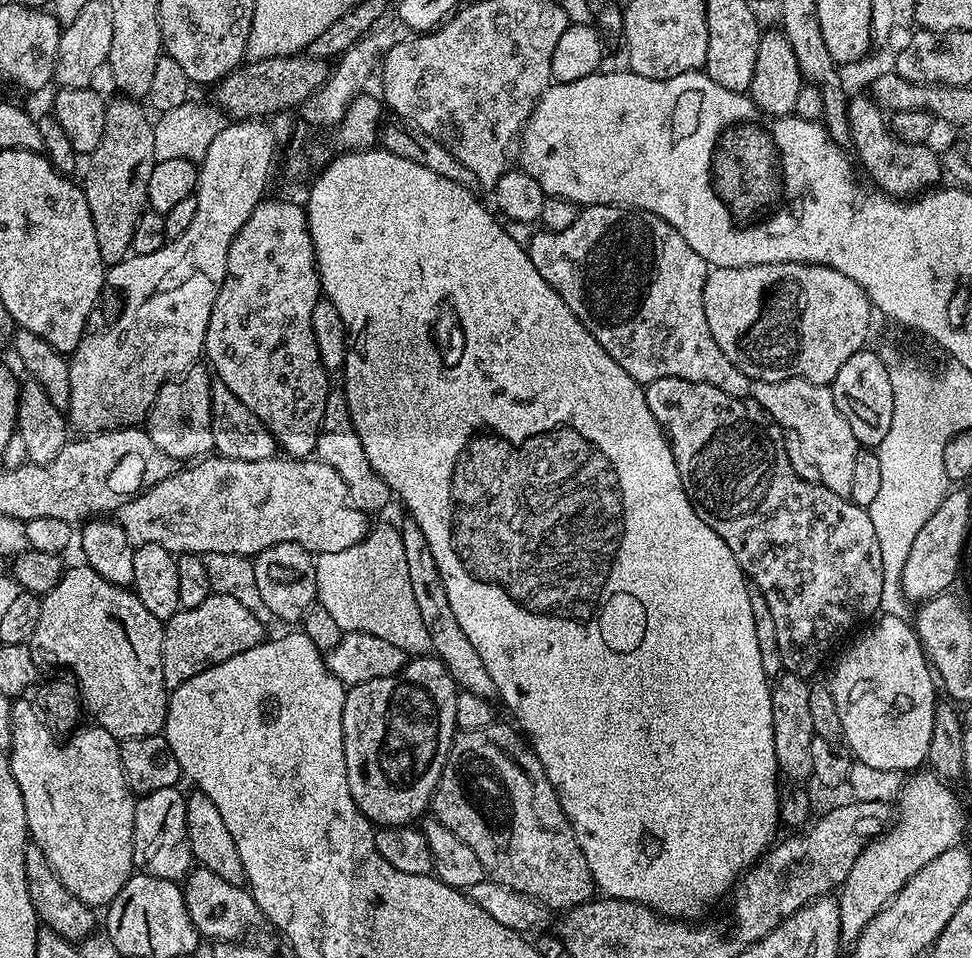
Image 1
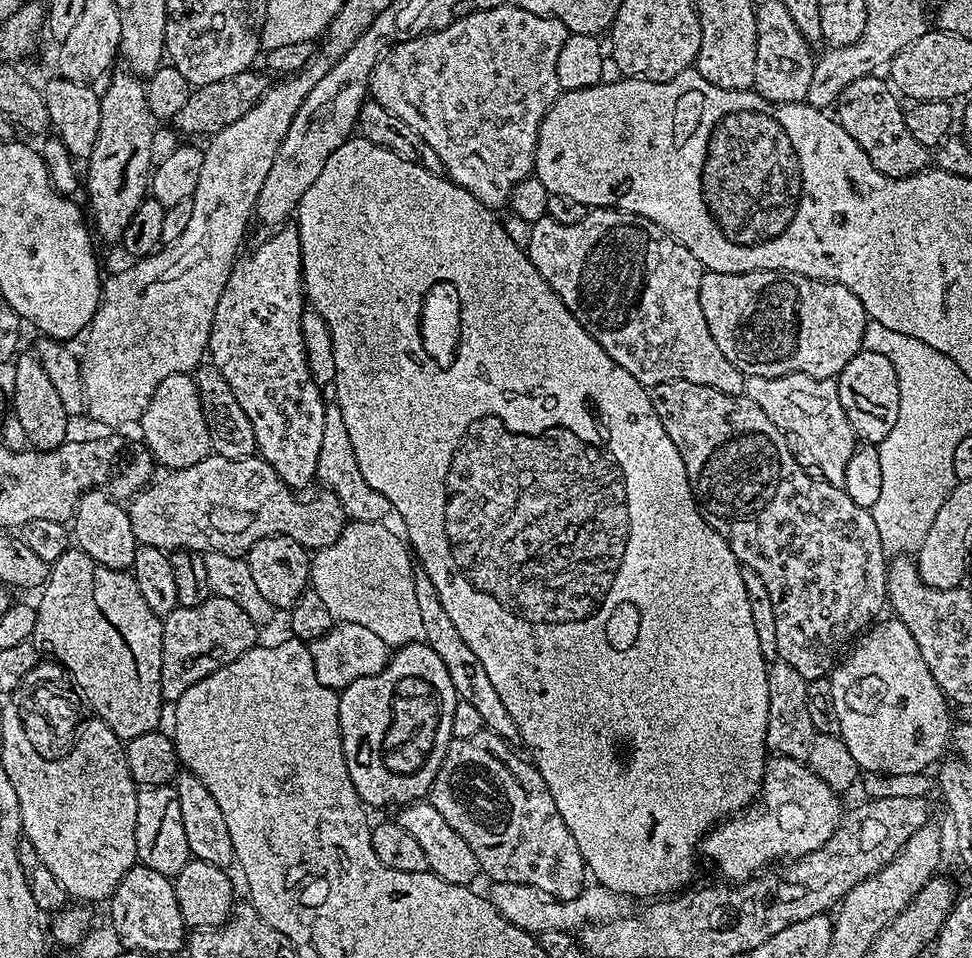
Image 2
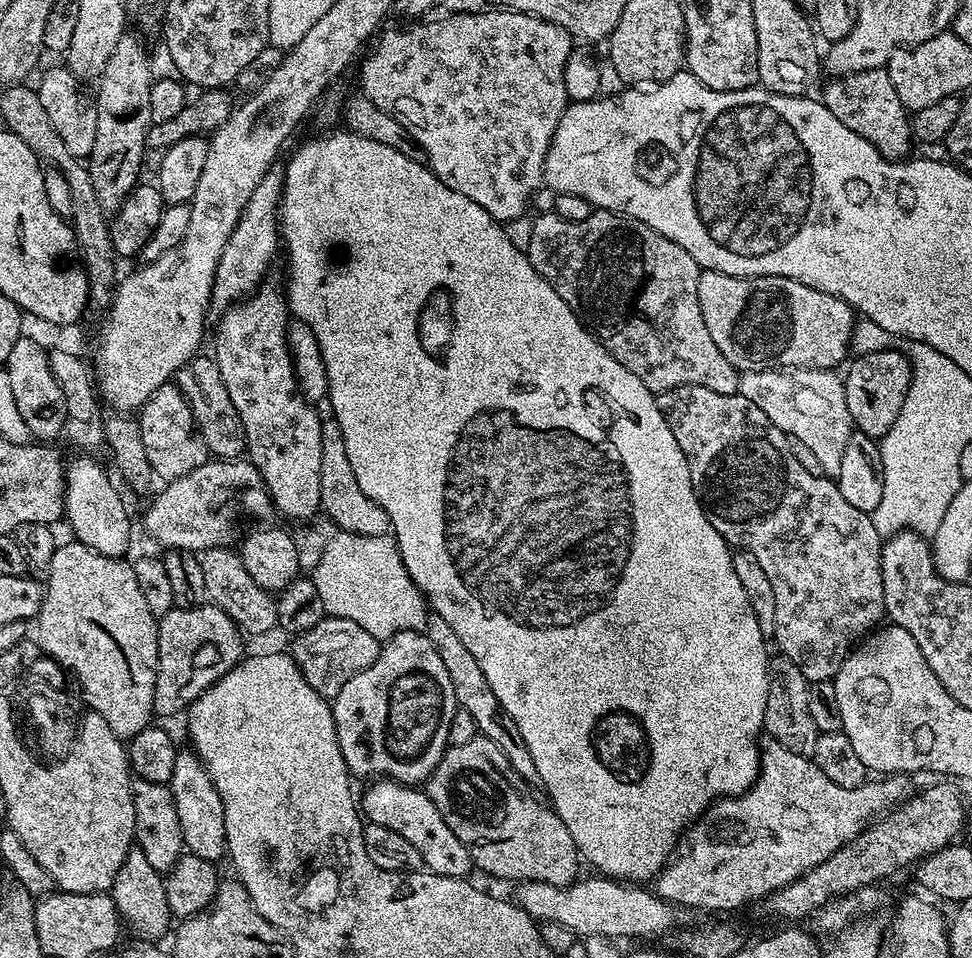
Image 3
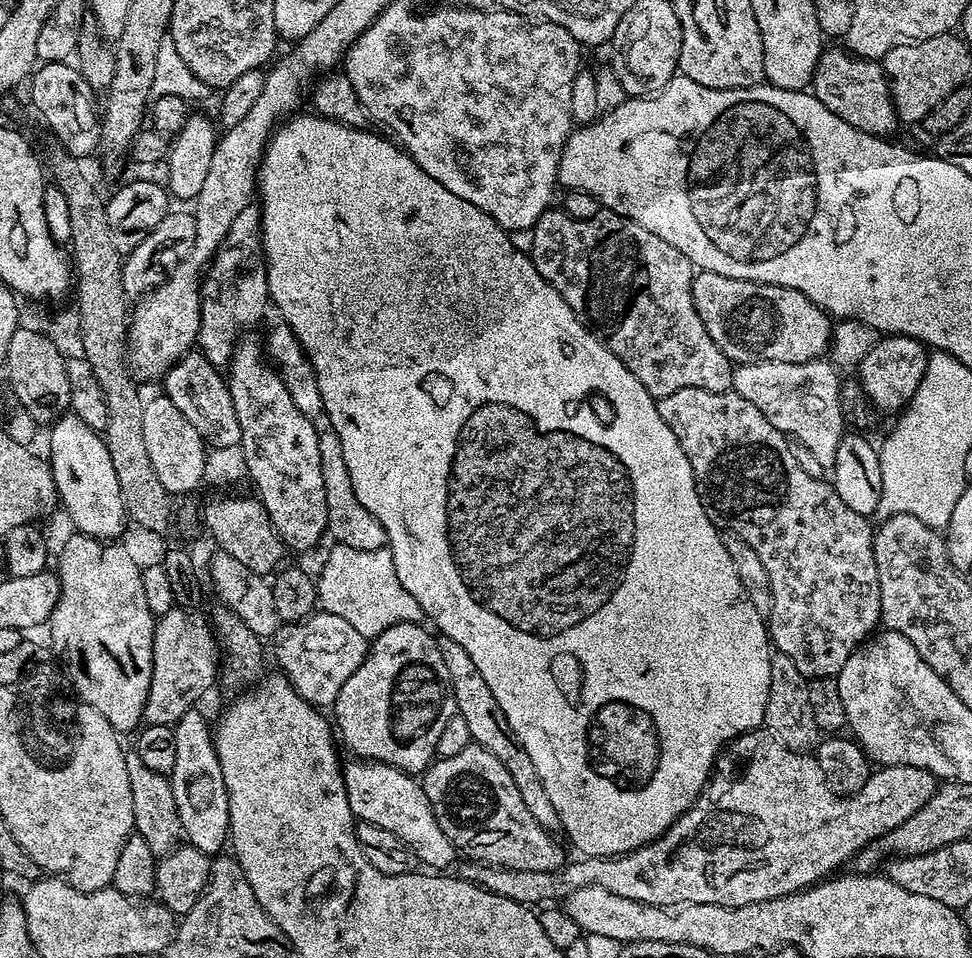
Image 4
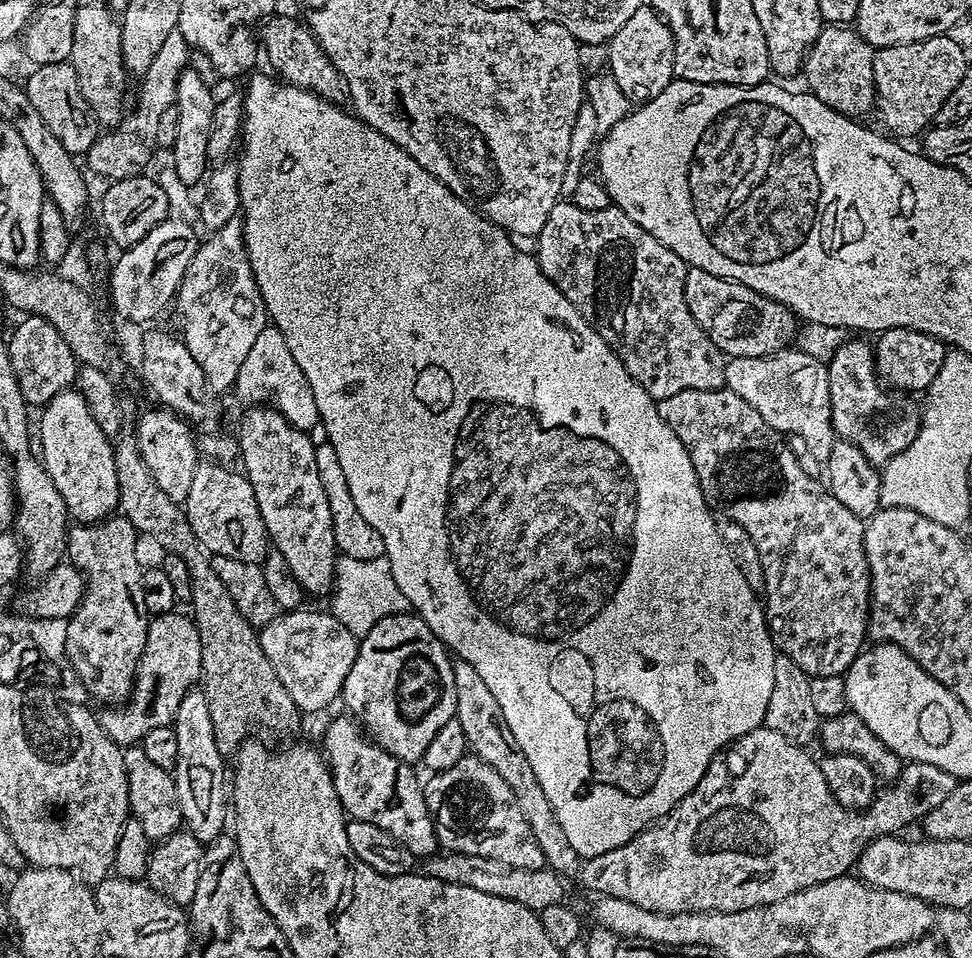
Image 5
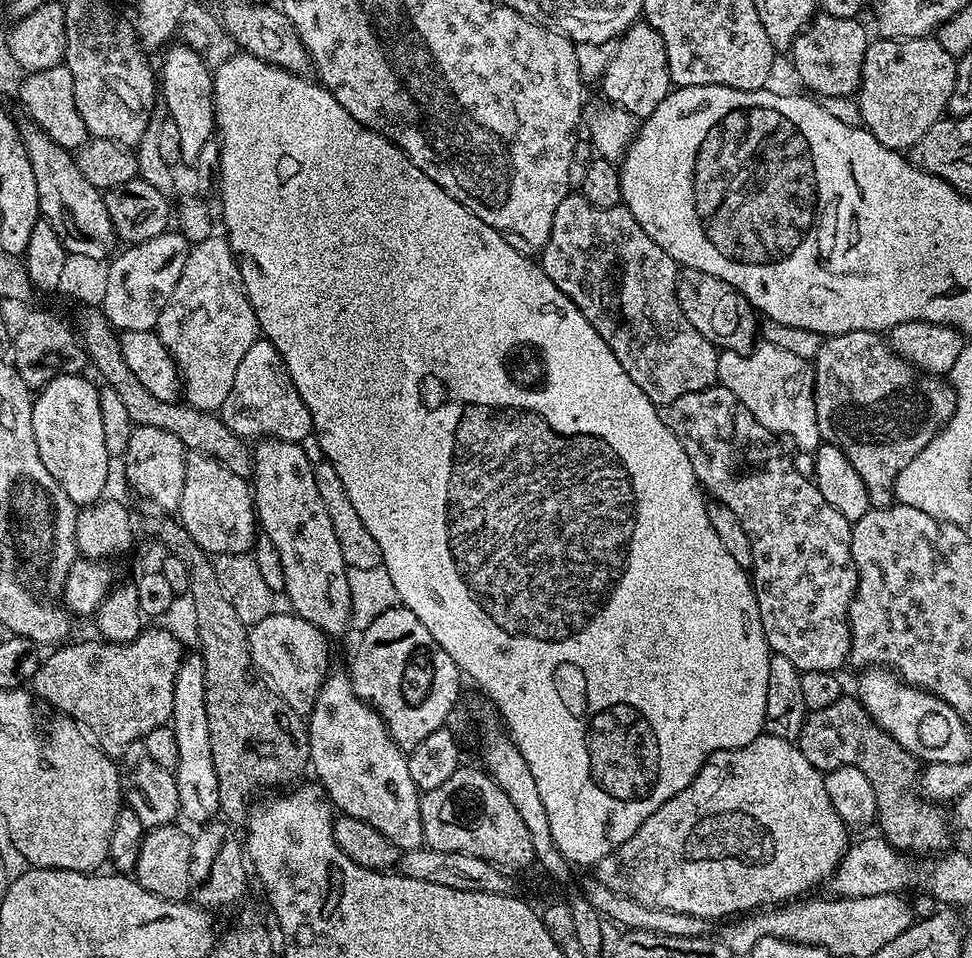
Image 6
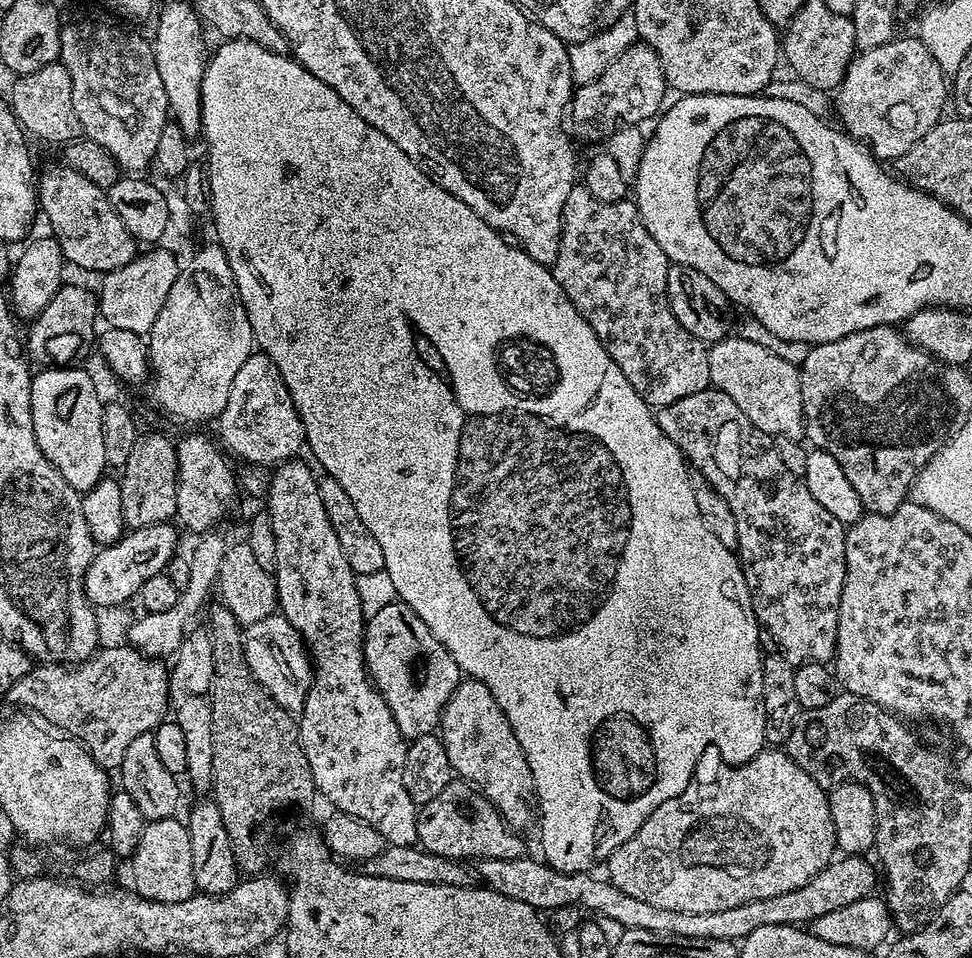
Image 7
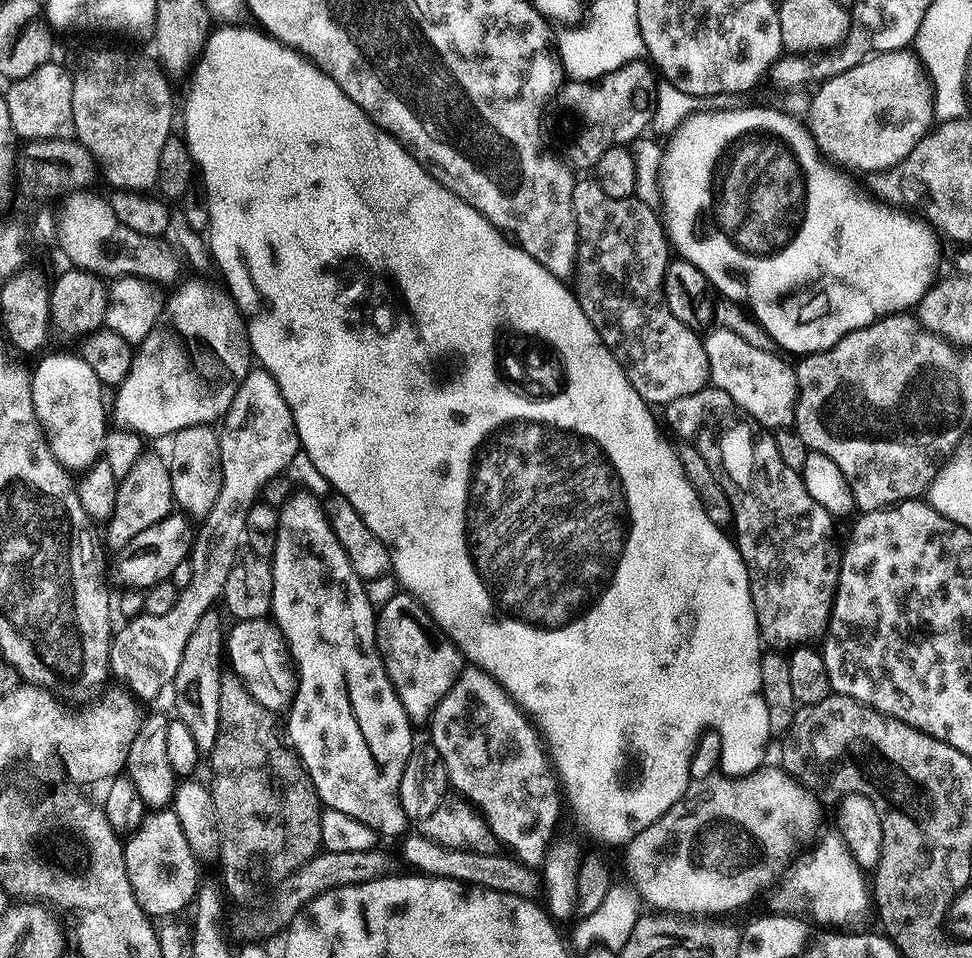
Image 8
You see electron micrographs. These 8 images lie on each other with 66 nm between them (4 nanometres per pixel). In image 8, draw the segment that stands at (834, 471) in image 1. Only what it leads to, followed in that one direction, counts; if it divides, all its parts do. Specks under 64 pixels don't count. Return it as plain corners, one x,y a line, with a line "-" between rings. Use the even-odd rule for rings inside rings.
716,326
703,337
706,358
708,359
708,374
711,383
721,388
757,425
769,430
788,430
793,427
796,419
796,369
783,360
783,355
766,350
758,350
758,346
750,346
743,338
738,338
730,330

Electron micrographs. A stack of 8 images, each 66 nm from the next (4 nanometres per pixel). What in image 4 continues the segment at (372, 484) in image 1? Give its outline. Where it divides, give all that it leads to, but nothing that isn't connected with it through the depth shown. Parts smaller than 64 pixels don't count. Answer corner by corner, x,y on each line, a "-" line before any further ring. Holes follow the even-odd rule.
324,426
319,429
318,454
322,454
322,486
326,486
327,535
333,536
331,539
335,543
354,546
354,550
385,547
388,542
386,530
382,522
378,522
378,518
358,502
358,494
354,494
354,486
350,483
350,470
346,470
346,458
342,458
342,442
338,442
338,434
334,434
332,428

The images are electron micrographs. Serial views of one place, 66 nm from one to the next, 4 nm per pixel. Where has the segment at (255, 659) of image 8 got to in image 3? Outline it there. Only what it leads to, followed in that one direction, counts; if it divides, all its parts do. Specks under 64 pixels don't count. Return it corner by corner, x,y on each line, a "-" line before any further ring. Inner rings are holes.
328,616
318,622
318,626
299,633
293,640
296,641
290,647
290,654
294,662
302,670
306,682
326,698
335,698
338,690
342,690
354,674
370,667
382,647
381,641
376,640
370,630
362,630
358,622
337,616

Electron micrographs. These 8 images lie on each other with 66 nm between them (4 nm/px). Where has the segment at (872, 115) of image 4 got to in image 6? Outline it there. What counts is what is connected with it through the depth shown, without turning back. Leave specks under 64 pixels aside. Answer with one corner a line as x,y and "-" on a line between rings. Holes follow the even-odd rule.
820,12
813,16
811,25
792,43
792,68
797,78
809,88
805,88
809,93
820,98
859,93
862,62
870,43
870,35
860,23
859,19
834,18

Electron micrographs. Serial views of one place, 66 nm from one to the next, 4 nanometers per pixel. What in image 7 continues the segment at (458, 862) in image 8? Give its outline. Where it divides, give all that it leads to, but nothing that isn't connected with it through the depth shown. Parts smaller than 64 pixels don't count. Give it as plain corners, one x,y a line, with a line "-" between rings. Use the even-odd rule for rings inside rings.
843,855
833,859
827,867
823,868
803,887
796,890
790,890
789,893
774,895
773,898
754,899
753,902
742,903
740,906
734,906
727,910
708,911
708,912
688,912
665,910
658,906
653,906
650,902
639,901
638,898
632,898
624,894
617,887
611,884
607,879
594,878
593,873
587,872
560,872
554,871
548,864
539,859
532,859
530,856
523,856
518,859
479,859
477,868
474,868
477,877
487,887
494,889
496,893
504,897
512,898
514,901
525,902
526,905
539,912
546,910
560,910
566,906
580,904
588,910
598,912
599,917
618,922
626,930
629,928
646,929
651,932
659,932
661,935
670,935
676,937
688,937
691,940
731,940
738,942
743,940
749,934
753,933
758,926
770,925
790,925
802,926
816,920
822,914
828,914
831,910
841,909
842,906
848,906
851,902
863,900
871,895
878,884
878,870
867,861
864,856

